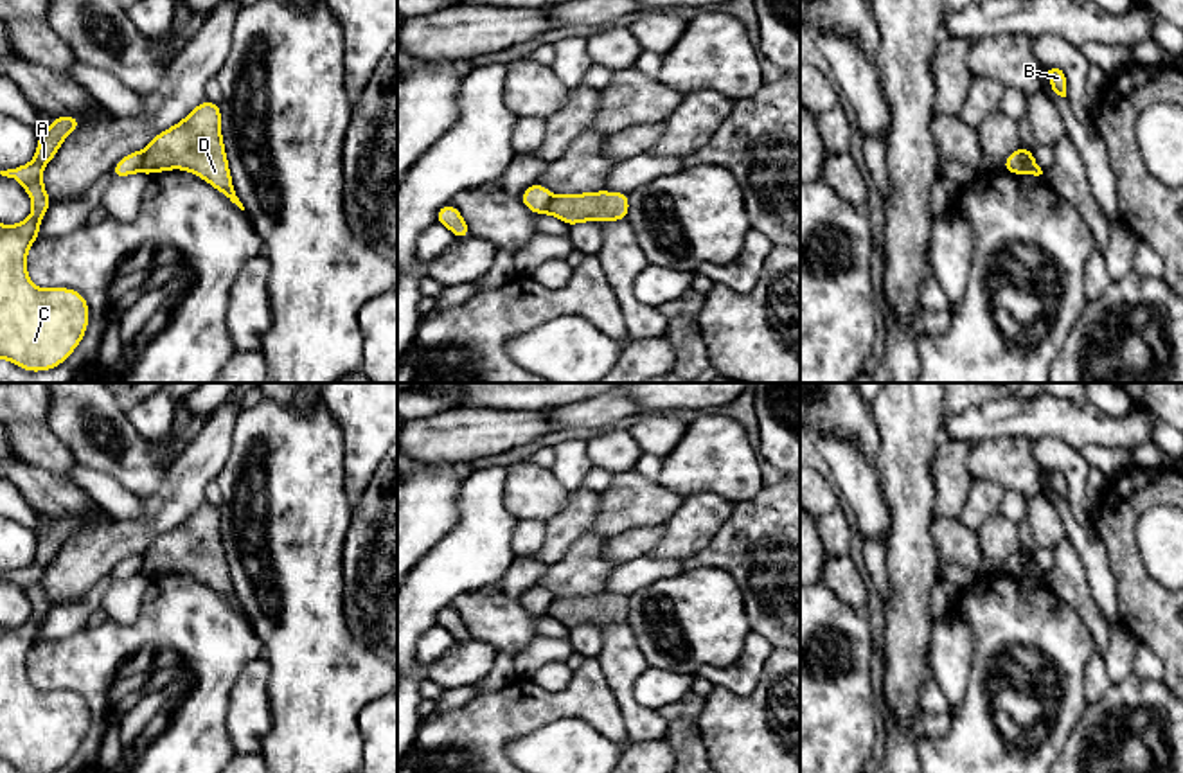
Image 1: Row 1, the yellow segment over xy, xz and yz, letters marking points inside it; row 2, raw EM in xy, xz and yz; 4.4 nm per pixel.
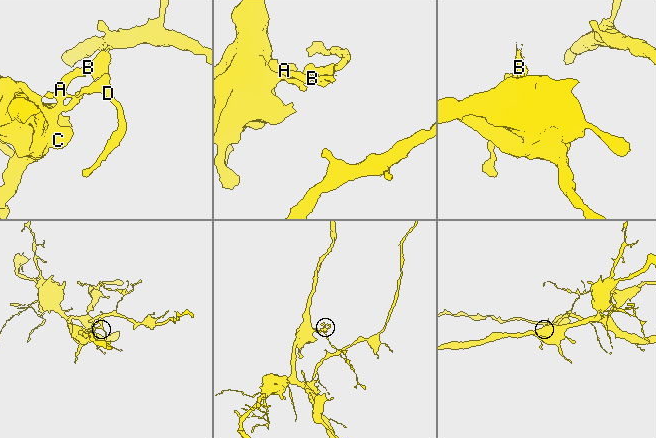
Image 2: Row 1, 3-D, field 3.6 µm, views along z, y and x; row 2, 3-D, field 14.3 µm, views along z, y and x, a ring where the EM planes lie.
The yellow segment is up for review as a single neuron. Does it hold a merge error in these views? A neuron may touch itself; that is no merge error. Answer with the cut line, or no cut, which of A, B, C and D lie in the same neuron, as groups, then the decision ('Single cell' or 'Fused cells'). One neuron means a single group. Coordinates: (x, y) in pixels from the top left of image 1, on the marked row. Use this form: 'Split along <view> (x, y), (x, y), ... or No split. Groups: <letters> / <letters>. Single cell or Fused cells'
Split along yz (1022, 146), (1027, 157), (1027, 171). Groups: A B D / C. Fused cells

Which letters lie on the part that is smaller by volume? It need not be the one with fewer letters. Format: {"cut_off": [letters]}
{"cut_off": ["A", "B", "D"]}

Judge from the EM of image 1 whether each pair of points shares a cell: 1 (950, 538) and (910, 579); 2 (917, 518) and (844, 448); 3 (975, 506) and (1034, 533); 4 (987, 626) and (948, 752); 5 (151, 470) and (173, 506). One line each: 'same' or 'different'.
1: different
2: different
3: different
4: same
5: different

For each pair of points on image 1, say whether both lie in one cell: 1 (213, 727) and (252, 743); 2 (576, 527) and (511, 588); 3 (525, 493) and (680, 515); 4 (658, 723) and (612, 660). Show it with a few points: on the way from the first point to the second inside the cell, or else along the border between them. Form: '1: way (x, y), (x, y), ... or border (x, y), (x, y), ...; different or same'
1: border (229, 691), (227, 734), (236, 754); different
2: border (531, 558), (545, 567), (545, 572), (533, 585); different
3: border (570, 493), (569, 502), (545, 522); different
4: way (640, 714), (626, 700), (621, 678); same

